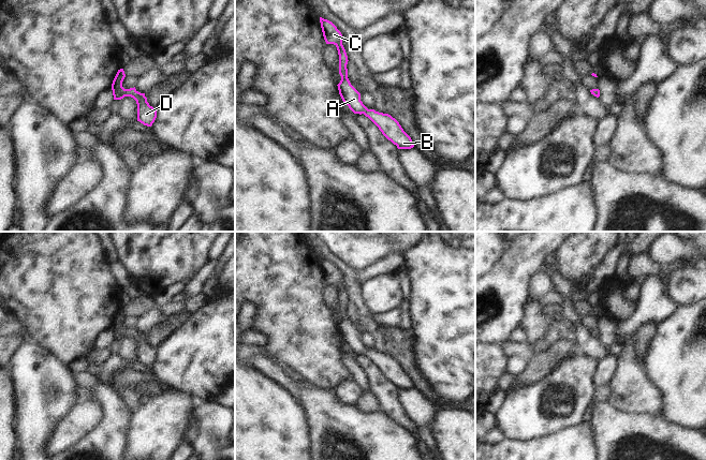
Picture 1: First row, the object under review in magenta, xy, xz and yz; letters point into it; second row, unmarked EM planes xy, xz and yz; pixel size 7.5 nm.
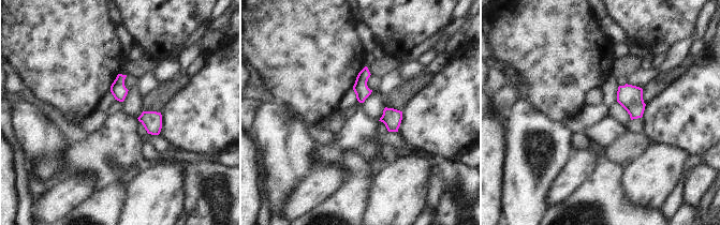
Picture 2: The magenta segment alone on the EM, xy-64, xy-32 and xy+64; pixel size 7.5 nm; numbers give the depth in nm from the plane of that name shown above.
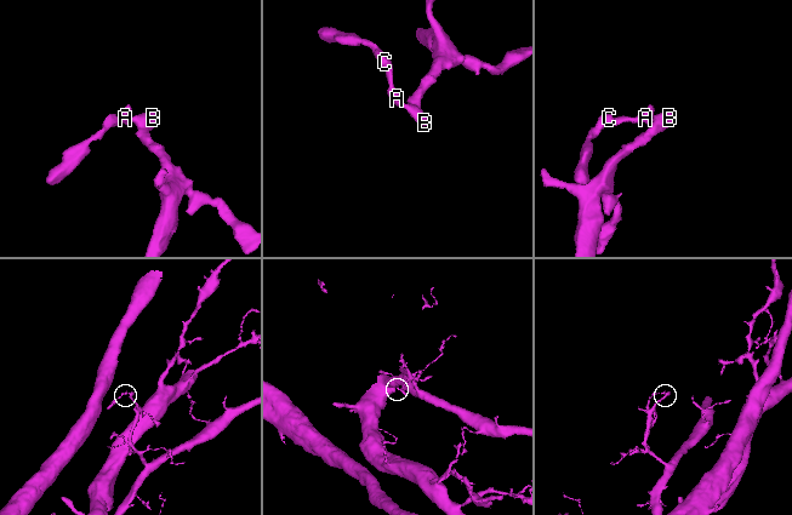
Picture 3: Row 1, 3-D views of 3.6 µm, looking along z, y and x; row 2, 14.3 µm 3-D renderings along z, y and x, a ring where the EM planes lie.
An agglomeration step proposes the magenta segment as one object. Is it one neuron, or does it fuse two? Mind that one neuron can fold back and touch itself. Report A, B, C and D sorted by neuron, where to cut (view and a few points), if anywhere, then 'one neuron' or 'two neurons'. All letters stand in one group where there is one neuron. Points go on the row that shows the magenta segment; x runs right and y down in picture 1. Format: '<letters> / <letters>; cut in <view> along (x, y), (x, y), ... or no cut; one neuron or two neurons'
A B C D; no cut; one neuron

